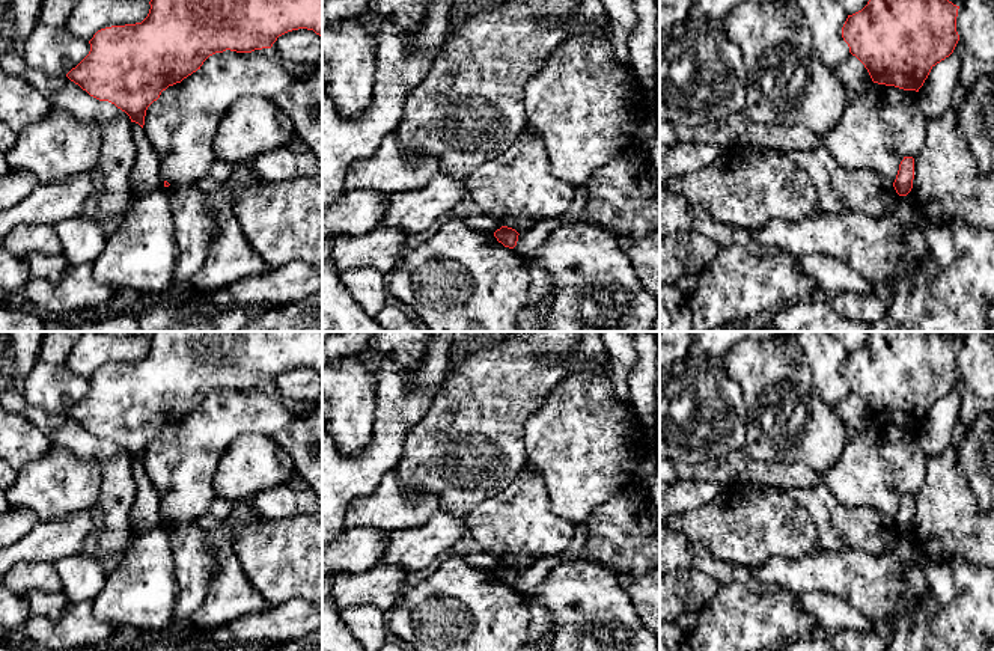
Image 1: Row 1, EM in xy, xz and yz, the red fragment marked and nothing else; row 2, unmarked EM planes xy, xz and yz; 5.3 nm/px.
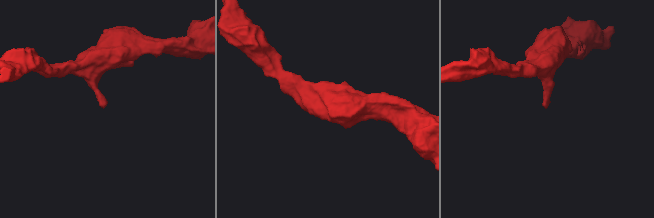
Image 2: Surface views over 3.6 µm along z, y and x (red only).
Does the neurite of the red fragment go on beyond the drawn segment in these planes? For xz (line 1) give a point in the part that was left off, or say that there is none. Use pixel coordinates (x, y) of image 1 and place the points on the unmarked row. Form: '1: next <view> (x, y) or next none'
1: next none

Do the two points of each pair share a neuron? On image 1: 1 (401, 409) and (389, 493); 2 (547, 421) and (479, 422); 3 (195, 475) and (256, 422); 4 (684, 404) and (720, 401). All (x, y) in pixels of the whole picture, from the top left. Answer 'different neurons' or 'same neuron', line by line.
1: different neurons
2: different neurons
3: same neuron
4: same neuron

